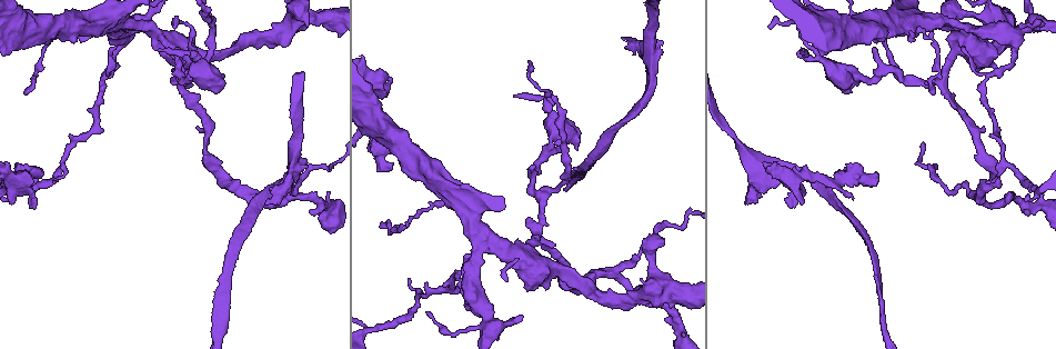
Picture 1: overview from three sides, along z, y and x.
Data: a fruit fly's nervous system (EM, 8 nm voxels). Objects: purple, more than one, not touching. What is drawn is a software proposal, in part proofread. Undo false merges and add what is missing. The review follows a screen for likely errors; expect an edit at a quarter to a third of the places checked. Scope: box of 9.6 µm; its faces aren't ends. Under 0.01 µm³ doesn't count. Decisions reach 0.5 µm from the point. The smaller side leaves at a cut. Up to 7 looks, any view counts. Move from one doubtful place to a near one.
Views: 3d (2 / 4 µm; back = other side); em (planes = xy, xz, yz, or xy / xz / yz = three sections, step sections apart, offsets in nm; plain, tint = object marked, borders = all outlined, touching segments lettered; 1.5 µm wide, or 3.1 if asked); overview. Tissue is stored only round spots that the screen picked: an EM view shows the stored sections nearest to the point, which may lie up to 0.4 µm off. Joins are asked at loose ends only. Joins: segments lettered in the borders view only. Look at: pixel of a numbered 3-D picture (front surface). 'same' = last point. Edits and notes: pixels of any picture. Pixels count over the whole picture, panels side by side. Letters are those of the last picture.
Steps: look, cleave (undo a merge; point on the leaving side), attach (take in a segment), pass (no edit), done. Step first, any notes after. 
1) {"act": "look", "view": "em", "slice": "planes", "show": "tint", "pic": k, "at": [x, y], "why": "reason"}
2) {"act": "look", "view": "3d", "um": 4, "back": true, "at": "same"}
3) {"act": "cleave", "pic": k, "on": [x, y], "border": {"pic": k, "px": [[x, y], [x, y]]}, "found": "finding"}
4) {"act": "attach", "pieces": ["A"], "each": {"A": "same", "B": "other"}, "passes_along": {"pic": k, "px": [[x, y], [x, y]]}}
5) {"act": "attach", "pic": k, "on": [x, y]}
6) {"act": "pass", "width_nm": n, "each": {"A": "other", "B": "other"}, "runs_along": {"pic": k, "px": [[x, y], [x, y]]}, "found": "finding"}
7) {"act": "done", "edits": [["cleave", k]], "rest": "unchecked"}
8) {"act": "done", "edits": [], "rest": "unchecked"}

{"act": "look", "view": "em", "slice": "planes", "show": "borders", "pic": 1, "at": [227, 274], "why": "arms part here"}

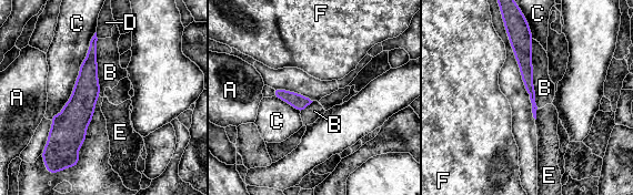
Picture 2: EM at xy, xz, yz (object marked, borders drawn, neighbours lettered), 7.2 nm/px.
{"act": "pass", "longest_contact_nm": ["C", 700], "each": {"A": "other", "B": "other", "C": "other", "D": "other", "E": "other", "F": "other"}, "runs_along": {"pic": 2, "px": [[93, 41], [66, 163]]}, "found": "one cell here"}

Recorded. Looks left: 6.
{"act": "look", "view": "em", "slice": "planes", "show": "tint", "pic": 1, "at": [547, 110], "why": "calibre changes"}

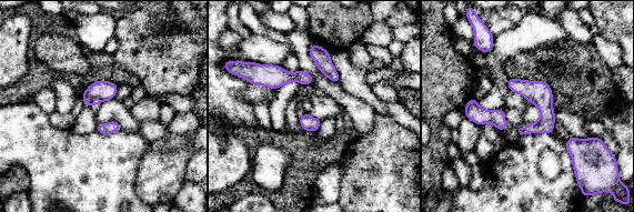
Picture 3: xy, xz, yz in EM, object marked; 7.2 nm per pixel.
{"act": "look", "view": "em", "slice": "planes", "show": "borders", "at": "same"}

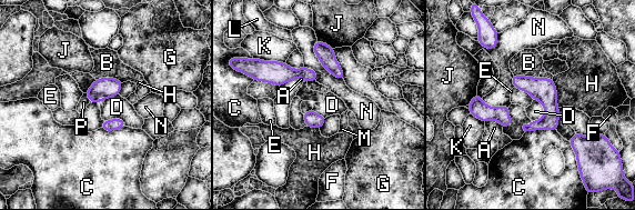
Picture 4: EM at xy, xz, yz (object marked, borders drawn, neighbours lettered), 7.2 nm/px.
{"act": "pass", "width_nm": 110, "each": {"A": "other", "B": "other", "C": "other", "D": "other", "E": "other", "F": "other", "G": "other", "H": "other", "J": "other", "K": "other", "L": "other", "M": "other", "N": "other", "P": "other"}, "runs_along": {"pic": 4, "px": [[514, 78], [550, 103], [555, 127]]}, "found": "all the same cell"}

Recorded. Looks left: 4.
{"act": "look", "view": "em", "slice": "xz", "step": 8, "show": "tint", "pic": 1, "at": [296, 121], "why": "sudden change in width"}

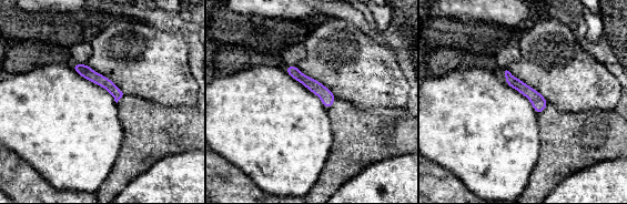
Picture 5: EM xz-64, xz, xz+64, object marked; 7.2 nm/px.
{"act": "look", "view": "em", "slice": "planes", "show": "borders", "at": "same"}

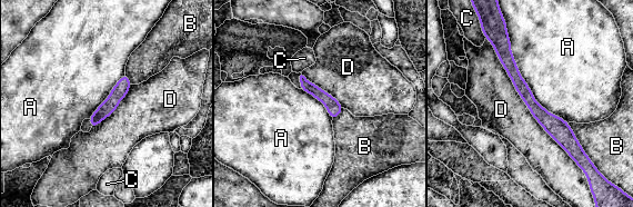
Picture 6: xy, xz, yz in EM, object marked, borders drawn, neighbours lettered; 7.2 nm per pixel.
{"act": "pass", "each": {"A": "other", "B": "other", "C": "other", "D": "other"}, "border": {"pic": 6, "px": [[506, 32], [533, 97], [568, 124]]}, "found": "continuous, no second cell"}

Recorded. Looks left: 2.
{"act": "done", "edits": [], "rest": "unchecked"}

